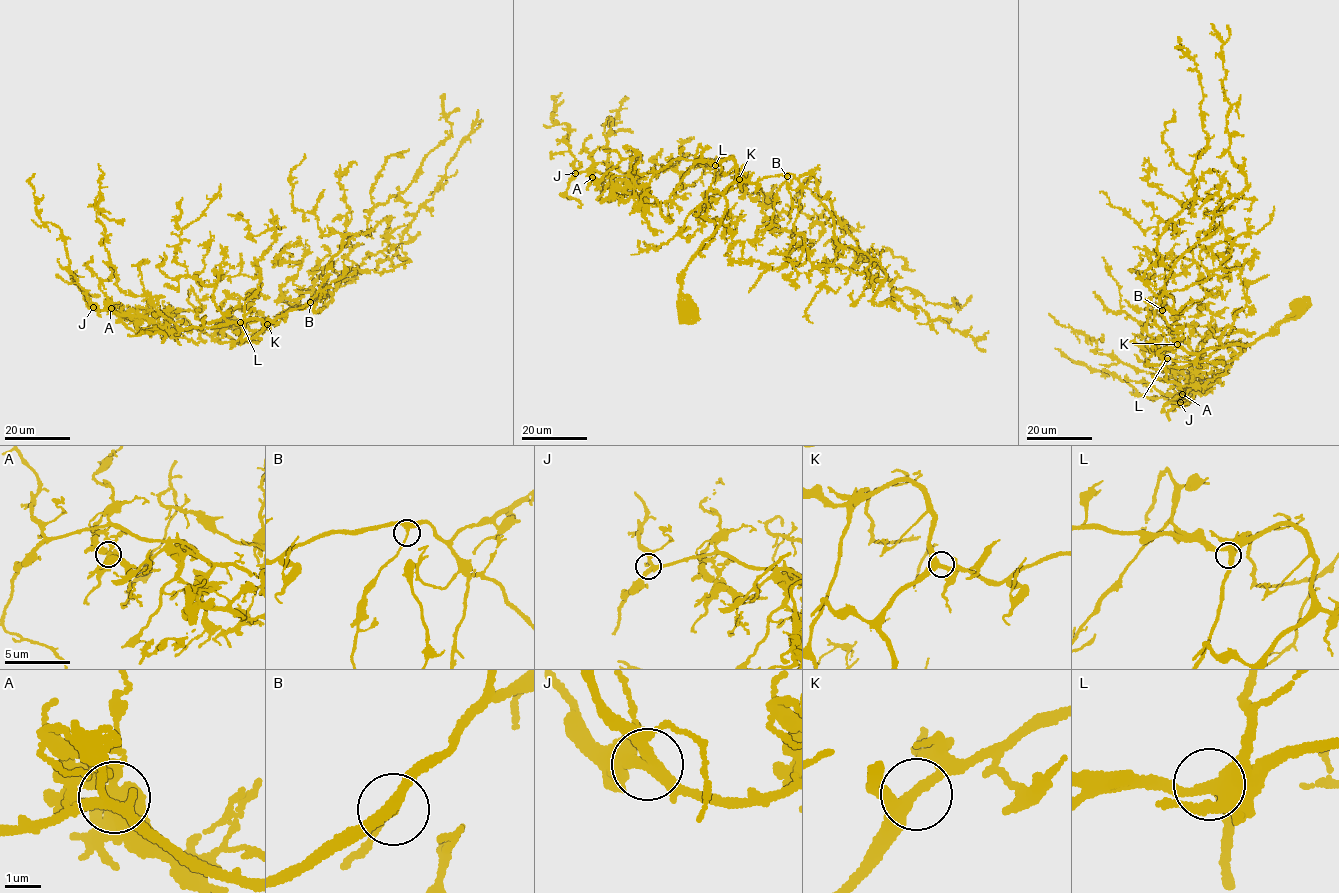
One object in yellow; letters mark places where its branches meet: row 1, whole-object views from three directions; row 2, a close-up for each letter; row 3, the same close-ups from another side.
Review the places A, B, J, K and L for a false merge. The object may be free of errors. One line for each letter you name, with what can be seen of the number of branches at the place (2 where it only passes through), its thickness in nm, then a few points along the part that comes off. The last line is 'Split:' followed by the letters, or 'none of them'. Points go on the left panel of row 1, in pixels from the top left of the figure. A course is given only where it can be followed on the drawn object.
A: 3 | 480 nm | (111, 307), (116, 313), (122, 312), (138, 321), (149, 320), (155, 313), (161, 330), (174, 333), (193, 328)
Split: A

